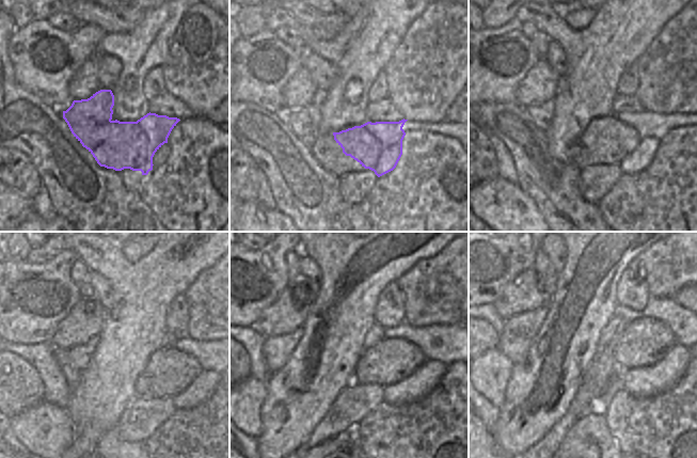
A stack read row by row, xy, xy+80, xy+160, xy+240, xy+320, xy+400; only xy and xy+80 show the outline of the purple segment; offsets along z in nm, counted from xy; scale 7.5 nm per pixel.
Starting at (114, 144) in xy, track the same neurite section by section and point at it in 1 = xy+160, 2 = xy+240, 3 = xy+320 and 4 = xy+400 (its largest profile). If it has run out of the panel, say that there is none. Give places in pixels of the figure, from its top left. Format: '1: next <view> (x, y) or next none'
1: next xy+160 (608, 141)
2: next xy+240 (165, 374)
3: next xy+320 (401, 344)
4: next xy+400 (645, 342)

